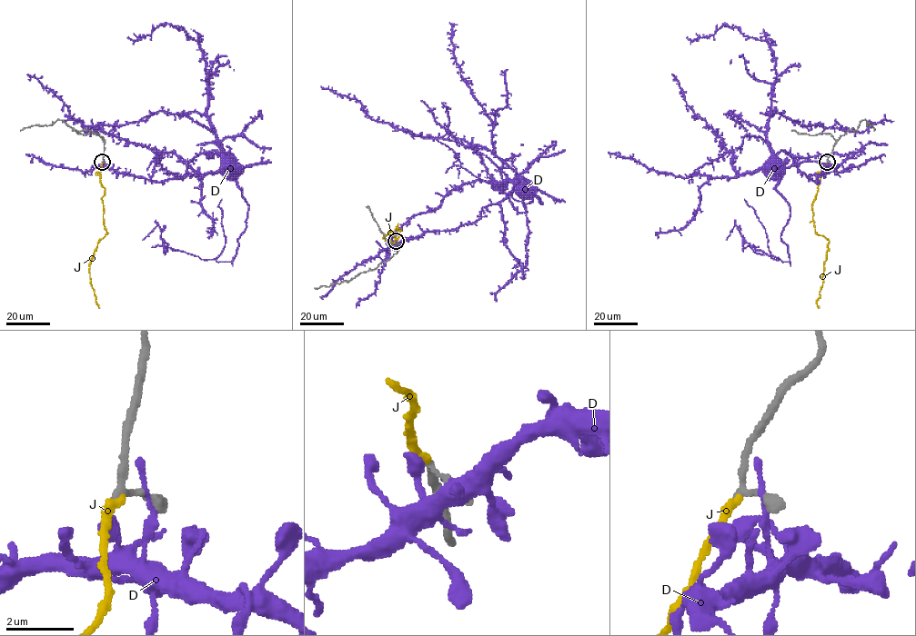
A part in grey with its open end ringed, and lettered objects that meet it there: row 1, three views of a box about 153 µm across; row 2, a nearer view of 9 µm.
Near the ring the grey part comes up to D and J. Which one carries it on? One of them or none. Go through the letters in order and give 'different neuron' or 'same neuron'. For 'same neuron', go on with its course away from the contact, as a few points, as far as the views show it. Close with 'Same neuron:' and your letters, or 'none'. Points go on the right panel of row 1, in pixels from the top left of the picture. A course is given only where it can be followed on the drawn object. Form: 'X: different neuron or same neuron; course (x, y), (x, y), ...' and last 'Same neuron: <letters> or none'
D: different neuron
J: same neuron; course (827, 162), (811, 205), (815, 232), (829, 240), (822, 283), (816, 303), (819, 307)
Same neuron: J

